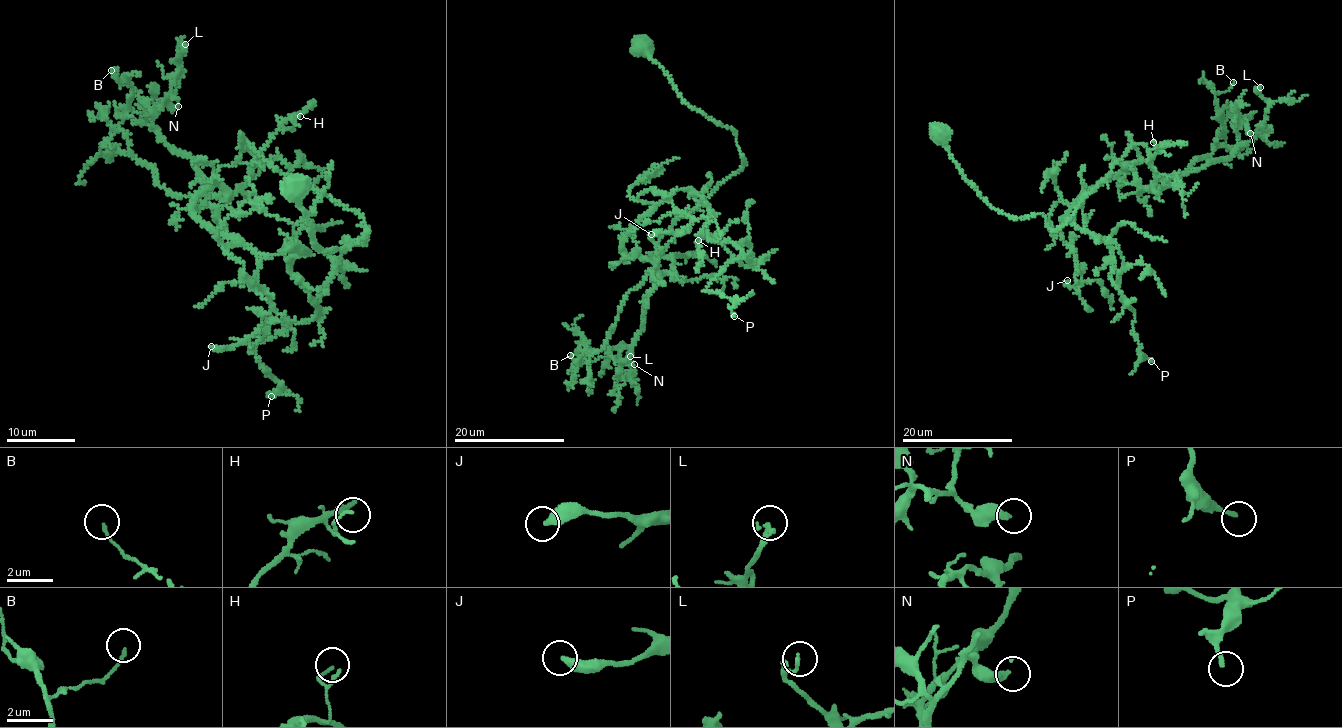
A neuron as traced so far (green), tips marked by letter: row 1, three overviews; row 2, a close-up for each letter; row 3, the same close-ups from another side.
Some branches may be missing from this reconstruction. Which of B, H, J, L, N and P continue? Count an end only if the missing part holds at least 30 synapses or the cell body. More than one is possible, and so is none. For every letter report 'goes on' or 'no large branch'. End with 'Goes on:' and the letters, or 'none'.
B: no large branch
H: no large branch
J: no large branch
L: no large branch
N: no large branch
P: no large branch
Goes on: none

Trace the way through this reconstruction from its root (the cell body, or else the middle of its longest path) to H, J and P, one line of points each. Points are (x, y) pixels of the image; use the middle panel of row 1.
H: (644, 44), (679, 96), (735, 132), (744, 161), (675, 221), (659, 252), (686, 256), (697, 251), (698, 240)
J: (644, 44), (744, 161), (660, 239), (667, 273), (624, 237), (667, 197), (694, 220), (651, 234)
P: (644, 44), (744, 161), (660, 239), (674, 270), (623, 248), (691, 190), (742, 252), (706, 289), (734, 316)

